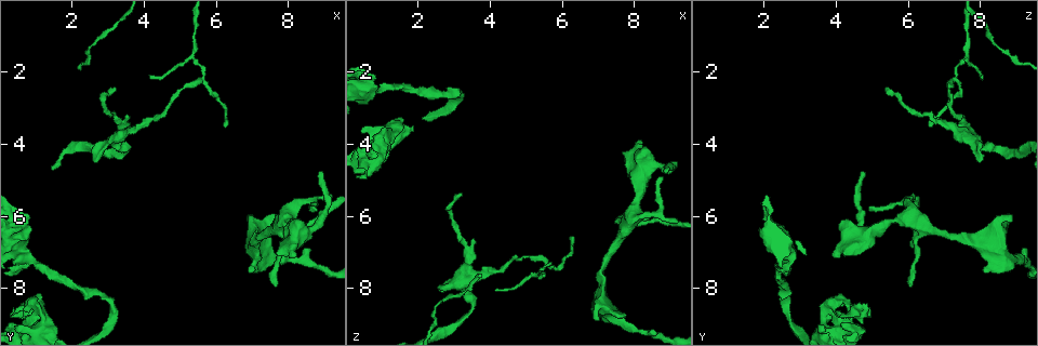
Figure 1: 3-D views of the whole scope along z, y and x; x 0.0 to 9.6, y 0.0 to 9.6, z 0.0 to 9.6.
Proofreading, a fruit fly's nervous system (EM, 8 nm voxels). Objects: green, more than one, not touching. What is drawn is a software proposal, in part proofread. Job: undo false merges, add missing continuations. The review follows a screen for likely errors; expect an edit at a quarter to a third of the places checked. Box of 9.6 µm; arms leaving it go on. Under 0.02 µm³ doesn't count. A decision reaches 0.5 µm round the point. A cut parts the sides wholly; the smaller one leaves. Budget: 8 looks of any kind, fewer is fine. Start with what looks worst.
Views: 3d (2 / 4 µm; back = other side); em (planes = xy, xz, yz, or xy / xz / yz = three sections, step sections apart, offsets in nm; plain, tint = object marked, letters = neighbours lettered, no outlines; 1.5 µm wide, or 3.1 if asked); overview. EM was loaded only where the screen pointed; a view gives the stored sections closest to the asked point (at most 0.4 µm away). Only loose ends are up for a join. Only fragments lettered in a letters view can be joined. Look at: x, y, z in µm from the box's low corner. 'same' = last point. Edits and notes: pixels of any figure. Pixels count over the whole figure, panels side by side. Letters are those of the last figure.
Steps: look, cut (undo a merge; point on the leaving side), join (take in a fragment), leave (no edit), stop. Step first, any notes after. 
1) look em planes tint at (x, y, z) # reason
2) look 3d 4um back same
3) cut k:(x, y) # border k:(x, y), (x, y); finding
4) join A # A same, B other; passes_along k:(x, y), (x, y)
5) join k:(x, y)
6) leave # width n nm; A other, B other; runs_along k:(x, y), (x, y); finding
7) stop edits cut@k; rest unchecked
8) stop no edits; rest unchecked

look em planes letters at (2.60, 4.45, 7.90) # branch stops here

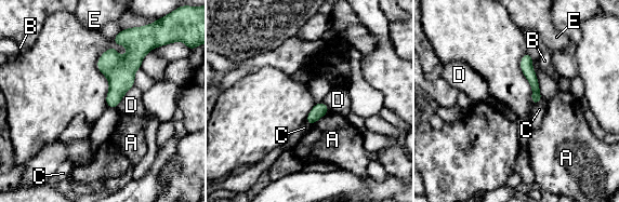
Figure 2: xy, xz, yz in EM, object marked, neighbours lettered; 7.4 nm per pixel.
leave # A other, B other, C other, D other, E other; border 2:(134, 85), (123, 95), (116, 108); no lettered fragment goes on from it

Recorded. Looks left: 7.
look 3d 2um at (8.90, 4.75, 4.85) # branch stops here

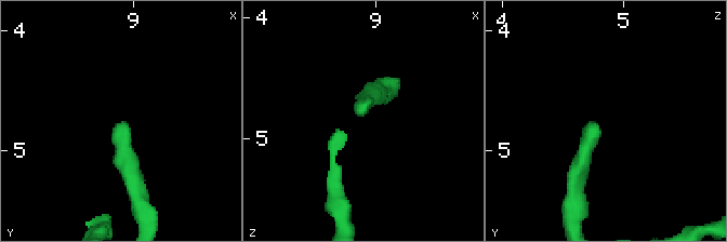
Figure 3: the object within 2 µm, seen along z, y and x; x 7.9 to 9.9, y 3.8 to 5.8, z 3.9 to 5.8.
look em planes letters at (8.86, 4.78, 4.78)

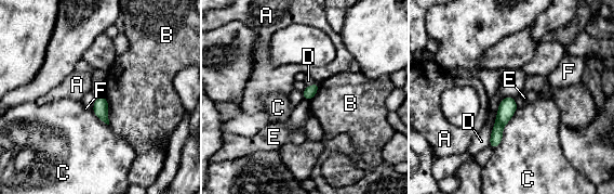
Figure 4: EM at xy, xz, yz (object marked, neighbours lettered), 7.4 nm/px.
leave # A other, B other, C other, D other, E other, F other; border 4:(96, 98), (91, 108); no lettered fragment goes on from it

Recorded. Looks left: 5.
look em planes letters at (3.25, 2.50, 5.40) # tapers out

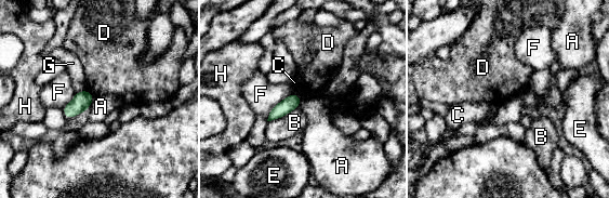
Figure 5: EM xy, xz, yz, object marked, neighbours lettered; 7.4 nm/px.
leave # A other, B other, C other, D other, E other, F other, G other, H other; no lettered fragment goes on from it

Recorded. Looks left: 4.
stop no edits; rest unchecked

